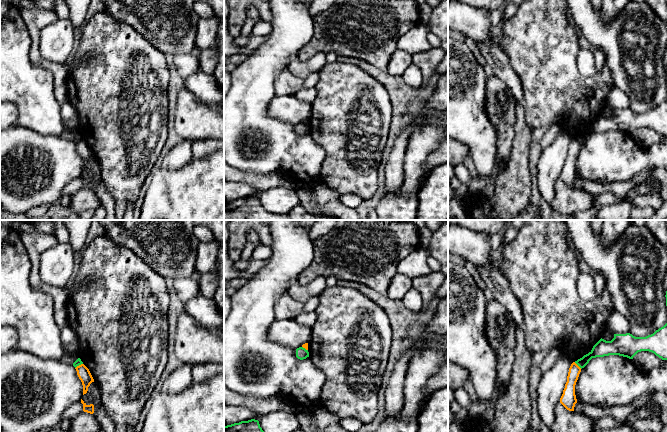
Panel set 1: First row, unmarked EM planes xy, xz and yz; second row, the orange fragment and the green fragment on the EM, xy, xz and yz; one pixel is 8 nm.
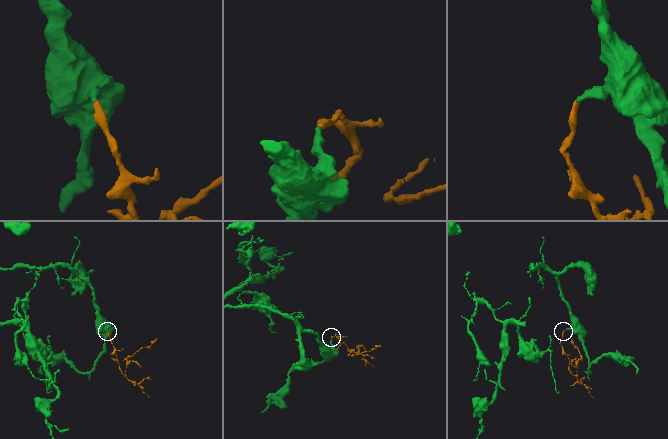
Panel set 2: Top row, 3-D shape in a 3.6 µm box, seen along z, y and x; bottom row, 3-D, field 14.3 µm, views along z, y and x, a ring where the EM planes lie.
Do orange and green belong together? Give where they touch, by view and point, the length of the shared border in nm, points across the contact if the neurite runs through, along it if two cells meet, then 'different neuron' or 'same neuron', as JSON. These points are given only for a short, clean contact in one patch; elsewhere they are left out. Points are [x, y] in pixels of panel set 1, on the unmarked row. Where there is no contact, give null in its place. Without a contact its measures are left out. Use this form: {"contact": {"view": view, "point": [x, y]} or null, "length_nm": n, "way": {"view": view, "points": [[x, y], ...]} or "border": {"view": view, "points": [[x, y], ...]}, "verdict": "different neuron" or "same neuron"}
{"contact": {"view": "yz", "point": [577, 141]}, "length_nm": 80, "border": {"view": "yz", "points": [[574, 138], [581, 144]]}, "verdict": "different neuron"}

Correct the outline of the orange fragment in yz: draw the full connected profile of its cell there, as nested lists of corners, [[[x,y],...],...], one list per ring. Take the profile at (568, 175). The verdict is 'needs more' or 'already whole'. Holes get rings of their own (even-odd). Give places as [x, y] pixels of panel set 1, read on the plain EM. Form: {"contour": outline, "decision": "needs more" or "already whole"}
{"contour": [[[573,138],[569,144],[567,158],[560,174],[560,179],[569,187],[574,187],[575,180],[577,179],[575,161],[580,148],[581,144]]], "decision": "already whole"}

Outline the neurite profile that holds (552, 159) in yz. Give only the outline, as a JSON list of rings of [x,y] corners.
[[[559,125],[555,140],[541,152],[537,164],[537,186],[542,200],[548,205],[551,205],[555,197],[556,183],[560,178],[573,138],[572,134]]]

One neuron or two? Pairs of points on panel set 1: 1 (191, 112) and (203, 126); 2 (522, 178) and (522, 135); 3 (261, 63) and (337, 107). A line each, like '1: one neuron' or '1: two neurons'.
1: one neuron
2: one neuron
3: two neurons

